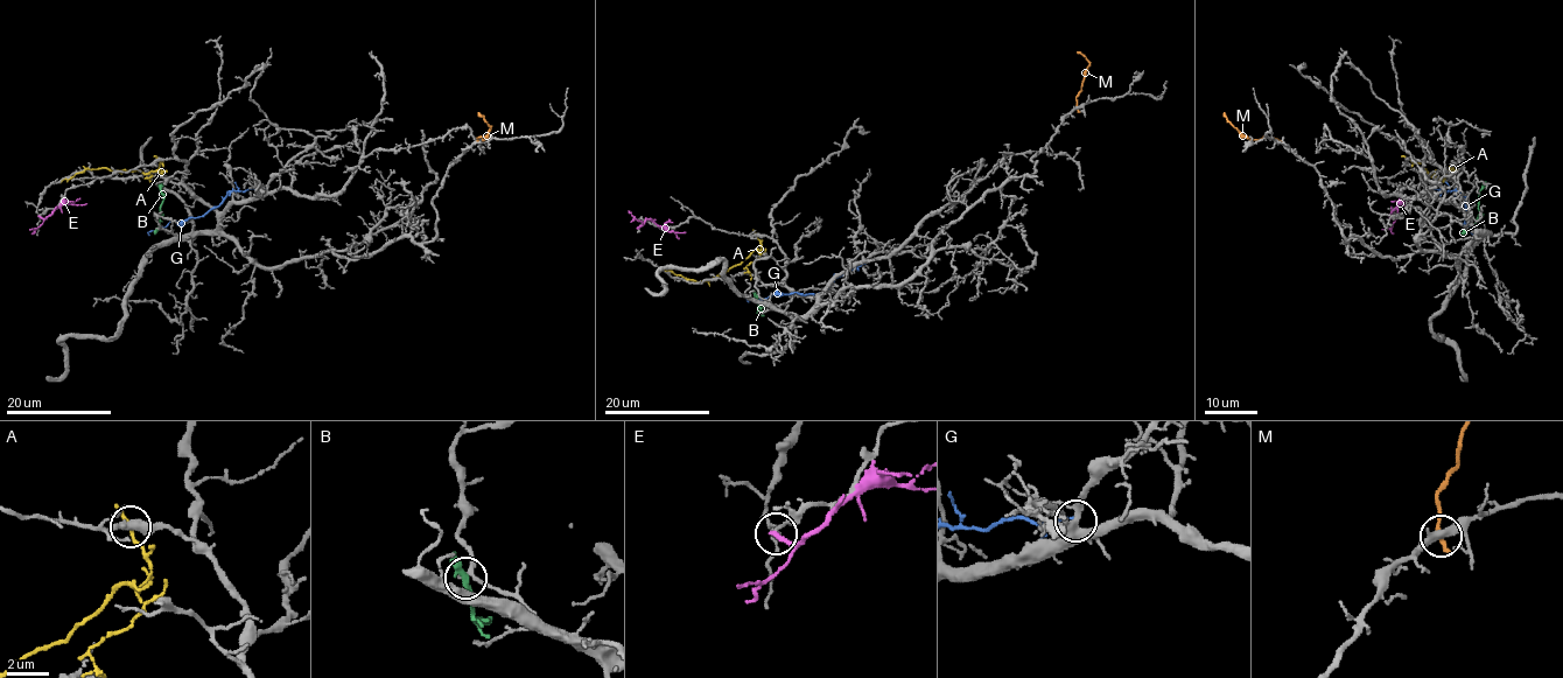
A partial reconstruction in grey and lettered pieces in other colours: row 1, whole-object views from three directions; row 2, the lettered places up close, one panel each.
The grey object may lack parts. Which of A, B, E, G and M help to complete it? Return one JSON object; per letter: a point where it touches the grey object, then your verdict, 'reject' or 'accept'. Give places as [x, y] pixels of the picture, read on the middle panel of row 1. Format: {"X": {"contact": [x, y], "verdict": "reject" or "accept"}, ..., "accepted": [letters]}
{"A": {"contact": [756, 236], "verdict": "reject"}, "B": {"contact": [756, 296], "verdict": "reject"}, "E": {"contact": [638, 228], "verdict": "reject"}, "G": {"contact": [866, 263], "verdict": "reject"}, "M": {"contact": [1077, 107], "verdict": "reject"}, "accepted": []}

